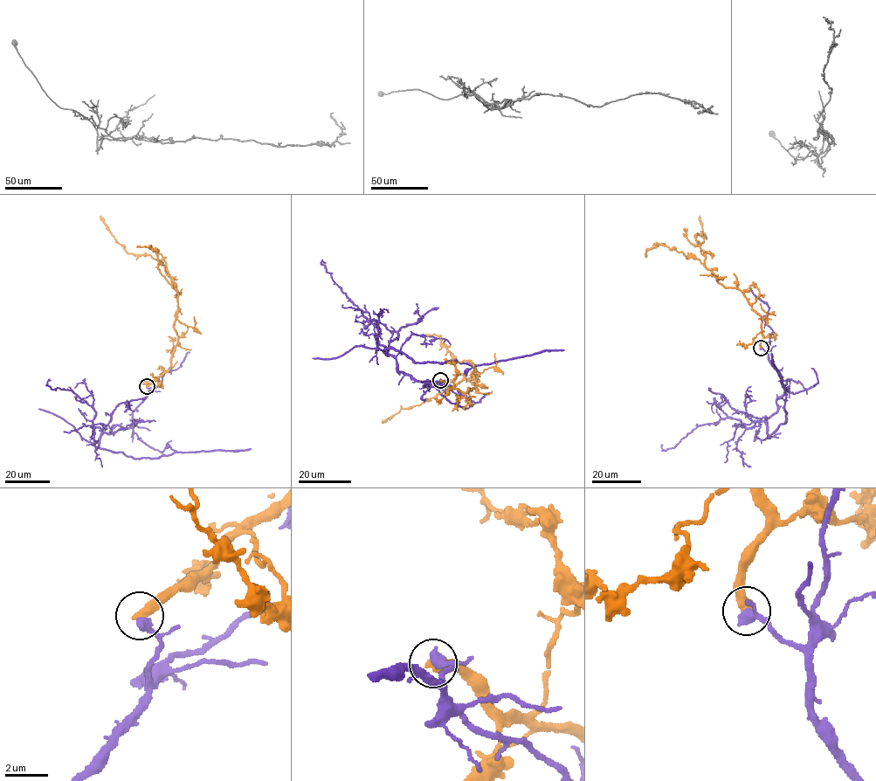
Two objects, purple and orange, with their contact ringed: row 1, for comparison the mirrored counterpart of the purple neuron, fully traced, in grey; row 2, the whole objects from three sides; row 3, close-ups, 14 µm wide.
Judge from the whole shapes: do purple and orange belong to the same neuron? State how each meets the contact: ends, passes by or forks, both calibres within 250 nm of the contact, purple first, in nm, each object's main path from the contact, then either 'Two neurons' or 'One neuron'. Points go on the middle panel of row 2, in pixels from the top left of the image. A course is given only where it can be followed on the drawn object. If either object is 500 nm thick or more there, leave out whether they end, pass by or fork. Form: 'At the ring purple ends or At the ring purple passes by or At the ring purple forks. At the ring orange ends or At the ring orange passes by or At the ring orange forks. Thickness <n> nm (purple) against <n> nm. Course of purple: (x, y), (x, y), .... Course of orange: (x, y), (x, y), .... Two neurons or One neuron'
Thickness 500 nm (purple) against 500 nm. Course of purple: (439, 380), (424, 387), (429, 381), (398, 371), (384, 349), (416, 362), (472, 365), (564, 349). Course of orange: (439, 380), (465, 392), (476, 386), (471, 373), (475, 369), (475, 376), (420, 404), (402, 408), (383, 423). Two neurons

